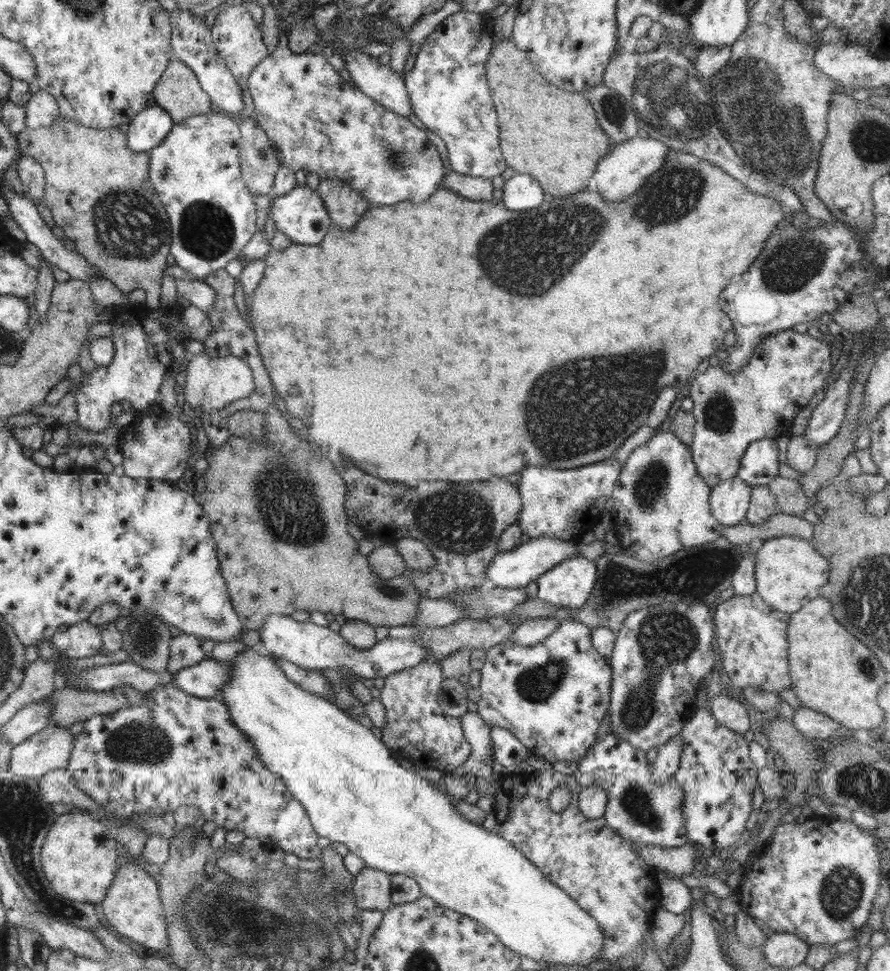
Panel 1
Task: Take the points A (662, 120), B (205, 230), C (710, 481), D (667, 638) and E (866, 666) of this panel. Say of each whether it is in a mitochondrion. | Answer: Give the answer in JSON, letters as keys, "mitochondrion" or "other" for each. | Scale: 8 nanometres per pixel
{"A":"mitochondrion","B":"mitochondrion","C":"other","D":"mitochondrion","E":"mitochondrion"}

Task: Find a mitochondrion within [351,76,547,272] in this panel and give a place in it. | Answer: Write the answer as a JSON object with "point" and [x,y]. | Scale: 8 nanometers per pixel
{"point":[394,156]}

